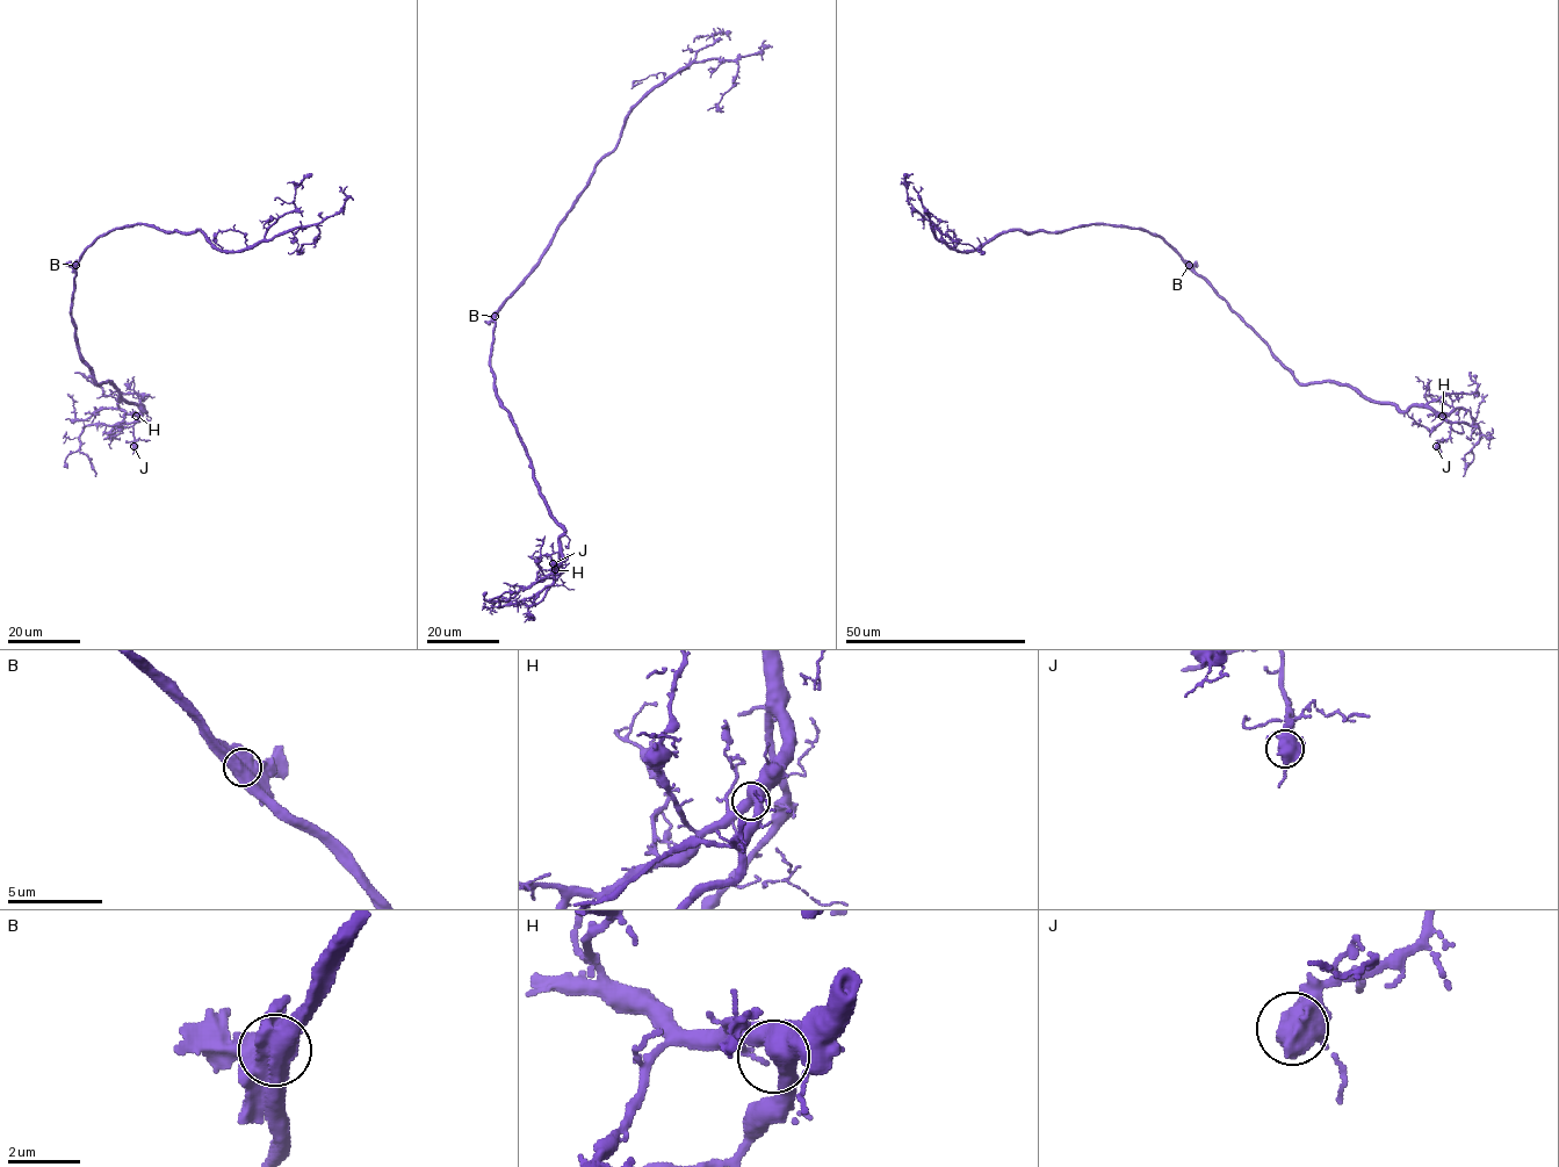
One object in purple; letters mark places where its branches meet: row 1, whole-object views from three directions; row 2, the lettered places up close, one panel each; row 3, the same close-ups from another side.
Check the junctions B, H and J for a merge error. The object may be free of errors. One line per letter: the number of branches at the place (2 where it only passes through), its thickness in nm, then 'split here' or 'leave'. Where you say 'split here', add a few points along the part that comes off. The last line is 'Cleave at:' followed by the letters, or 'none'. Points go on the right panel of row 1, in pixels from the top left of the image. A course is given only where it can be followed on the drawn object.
B: 3 branches meet; 700 nm thick; leave
H: 3 branches meet; 500 nm thick; leave
J: 3 branches meet; 600 nm thick; leave
Cleave at: none

